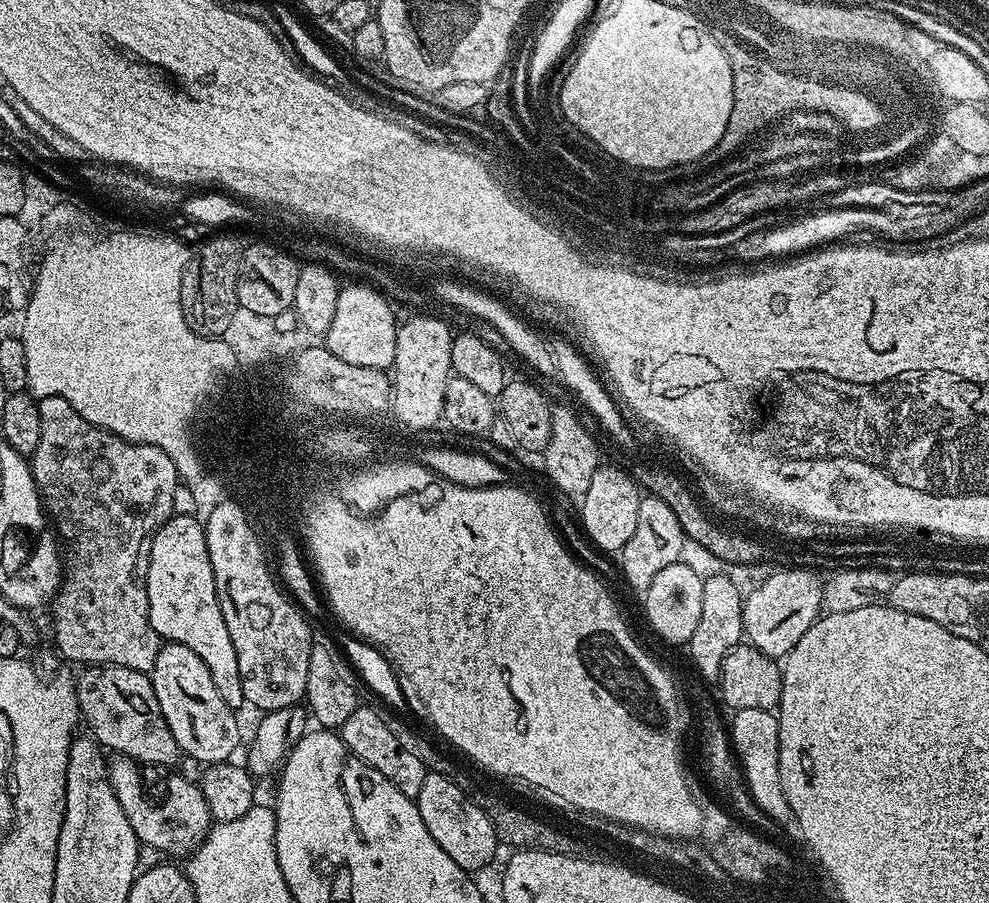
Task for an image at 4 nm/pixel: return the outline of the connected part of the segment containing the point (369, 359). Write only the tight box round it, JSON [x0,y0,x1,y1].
[326,282,398,369]

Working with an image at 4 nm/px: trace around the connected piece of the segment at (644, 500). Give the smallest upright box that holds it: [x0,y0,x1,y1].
[618,494,686,594]

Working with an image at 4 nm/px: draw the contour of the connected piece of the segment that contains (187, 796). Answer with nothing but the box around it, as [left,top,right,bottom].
[108,755,214,856]

